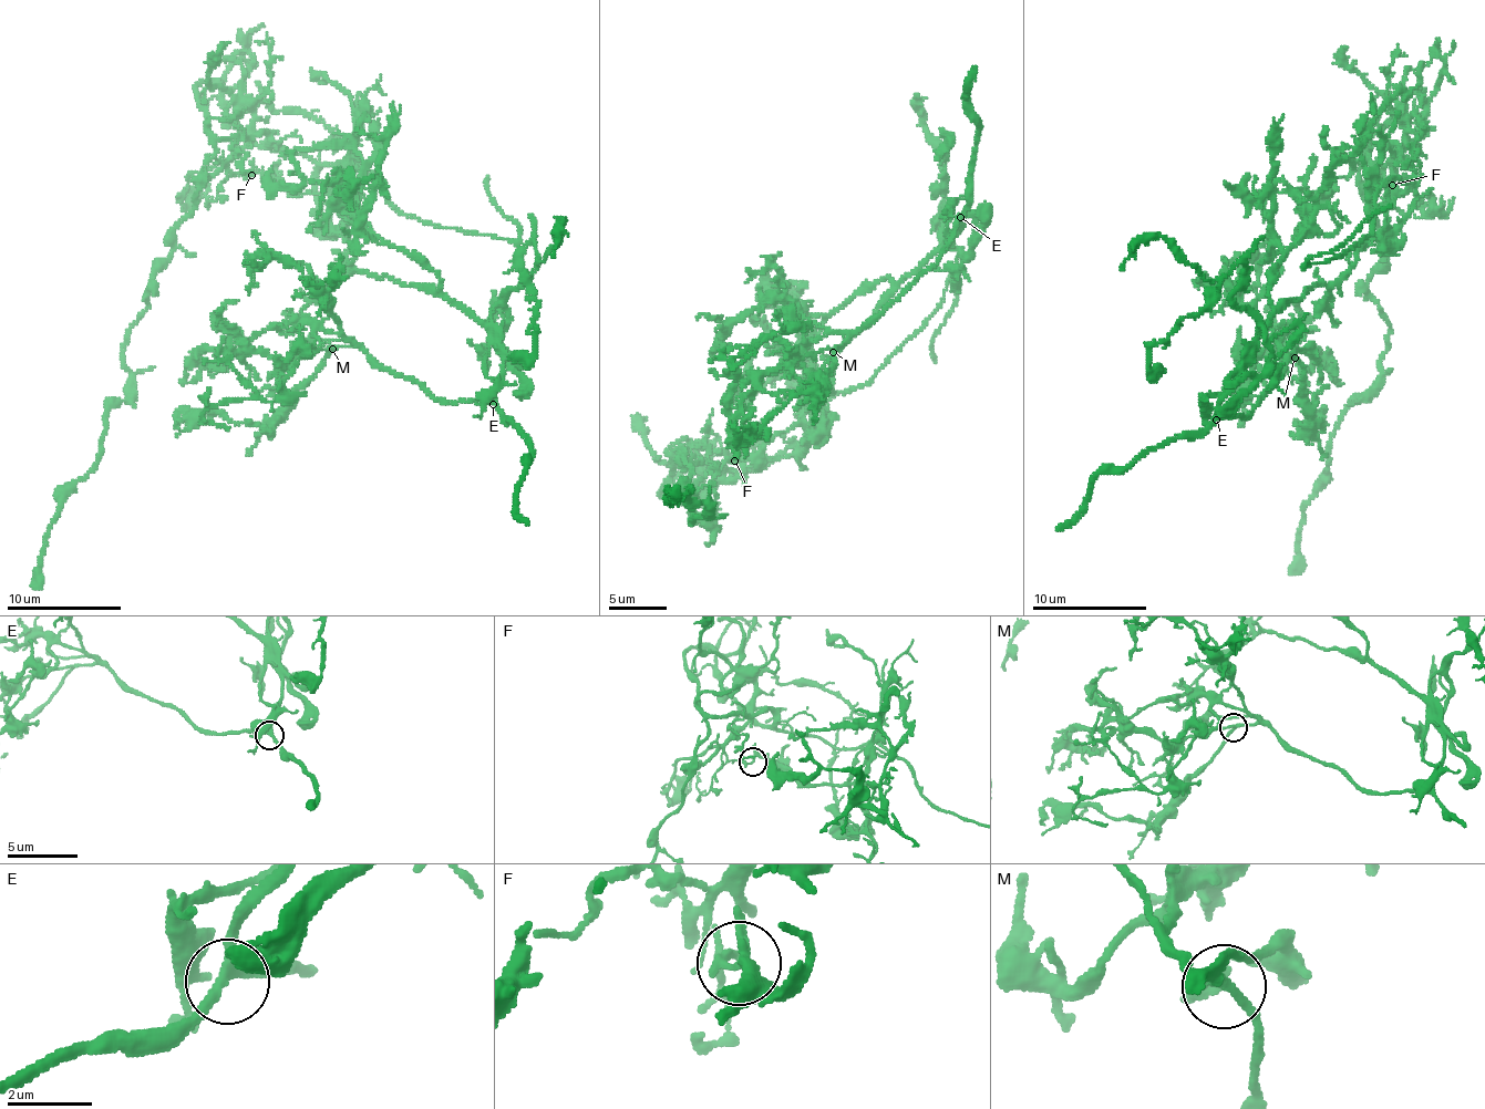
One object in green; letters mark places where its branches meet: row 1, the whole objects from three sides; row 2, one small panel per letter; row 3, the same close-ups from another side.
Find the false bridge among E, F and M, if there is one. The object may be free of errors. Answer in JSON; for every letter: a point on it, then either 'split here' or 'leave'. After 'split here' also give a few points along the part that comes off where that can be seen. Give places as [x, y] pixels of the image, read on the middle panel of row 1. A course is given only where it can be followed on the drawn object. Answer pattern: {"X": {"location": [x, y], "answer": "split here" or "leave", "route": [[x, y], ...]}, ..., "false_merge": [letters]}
{"E": {"location": [960, 217], "answer": "leave"}, "F": {"location": [734, 460], "answer": "split here", "route": [[734, 460], [684, 457], [690, 520], [709, 516], [693, 489], [674, 499], [667, 490], [677, 486]]}, "M": {"location": [833, 352], "answer": "leave"}, "false_merge": ["F"]}

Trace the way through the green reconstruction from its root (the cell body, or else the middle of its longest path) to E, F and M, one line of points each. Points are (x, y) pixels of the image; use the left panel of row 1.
E: (349, 241), (351, 271), (432, 288), (490, 332), (503, 362), (493, 404)
F: (349, 241), (342, 224), (343, 200), (336, 194), (290, 193), (258, 173), (250, 176)
M: (349, 241), (351, 271), (432, 288), (490, 332), (503, 368), (487, 401), (441, 401), (357, 346), (332, 349)

